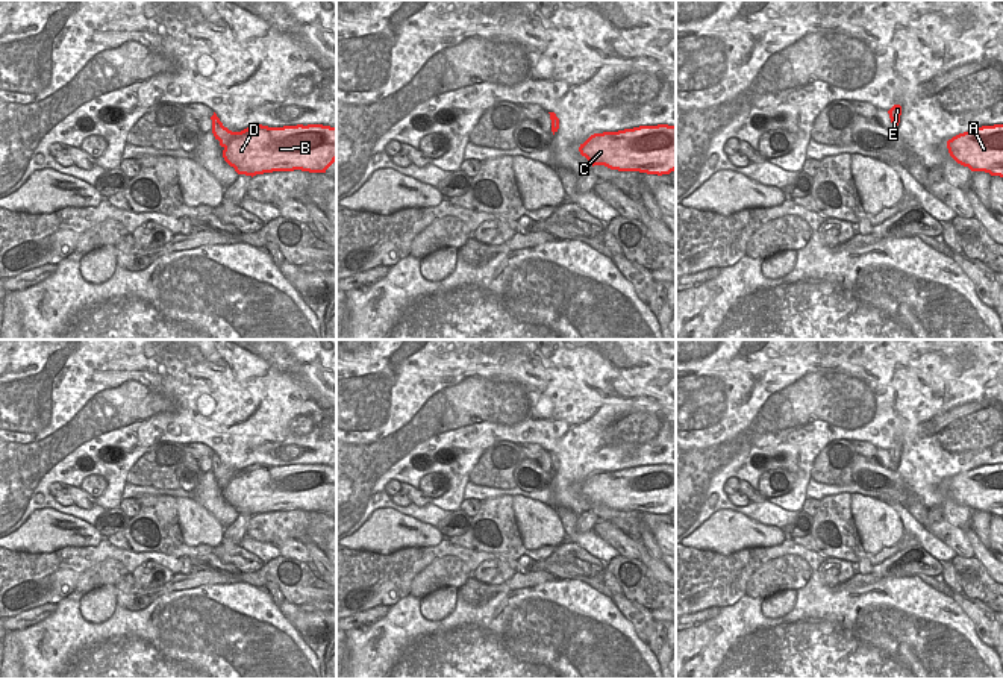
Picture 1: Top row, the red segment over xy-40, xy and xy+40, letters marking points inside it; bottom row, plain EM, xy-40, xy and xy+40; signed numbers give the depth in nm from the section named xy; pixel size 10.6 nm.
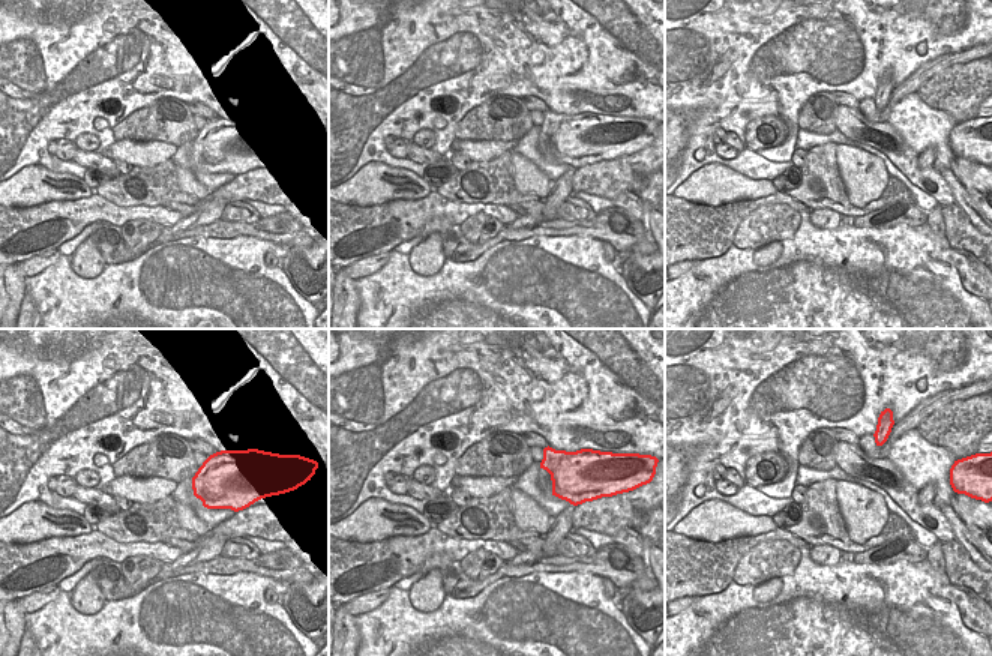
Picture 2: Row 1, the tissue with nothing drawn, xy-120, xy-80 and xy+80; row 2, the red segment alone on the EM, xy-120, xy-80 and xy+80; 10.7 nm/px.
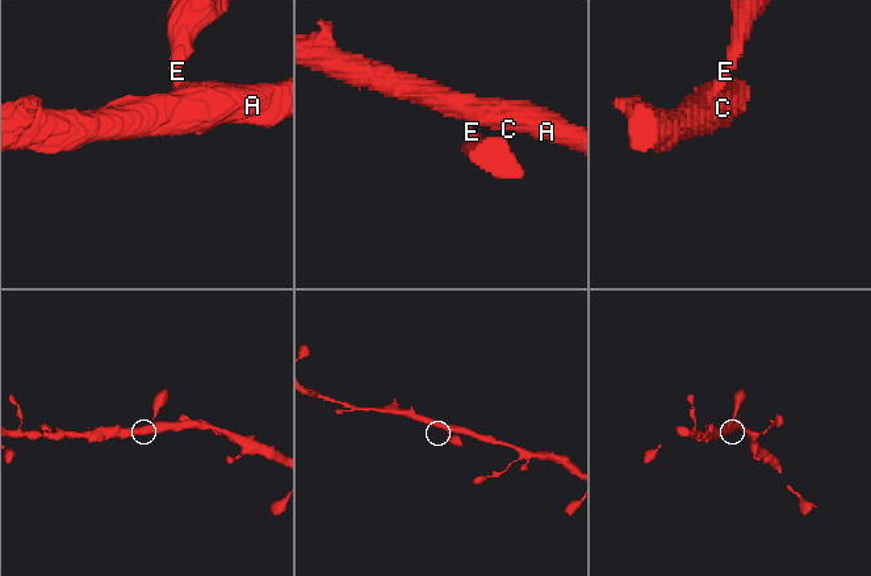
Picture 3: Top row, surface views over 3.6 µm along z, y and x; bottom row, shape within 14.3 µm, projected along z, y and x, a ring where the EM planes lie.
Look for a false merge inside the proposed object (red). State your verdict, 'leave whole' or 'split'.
leave whole

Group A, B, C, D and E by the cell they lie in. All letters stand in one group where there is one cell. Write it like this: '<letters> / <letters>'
A B C D E

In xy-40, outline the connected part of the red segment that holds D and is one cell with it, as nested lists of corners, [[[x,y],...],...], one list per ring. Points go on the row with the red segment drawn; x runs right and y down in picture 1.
[[[215,112],[211,120],[212,133],[224,149],[223,158],[238,174],[253,177],[294,170],[326,173],[336,161],[336,127],[255,124],[241,132],[232,132],[223,126]]]

